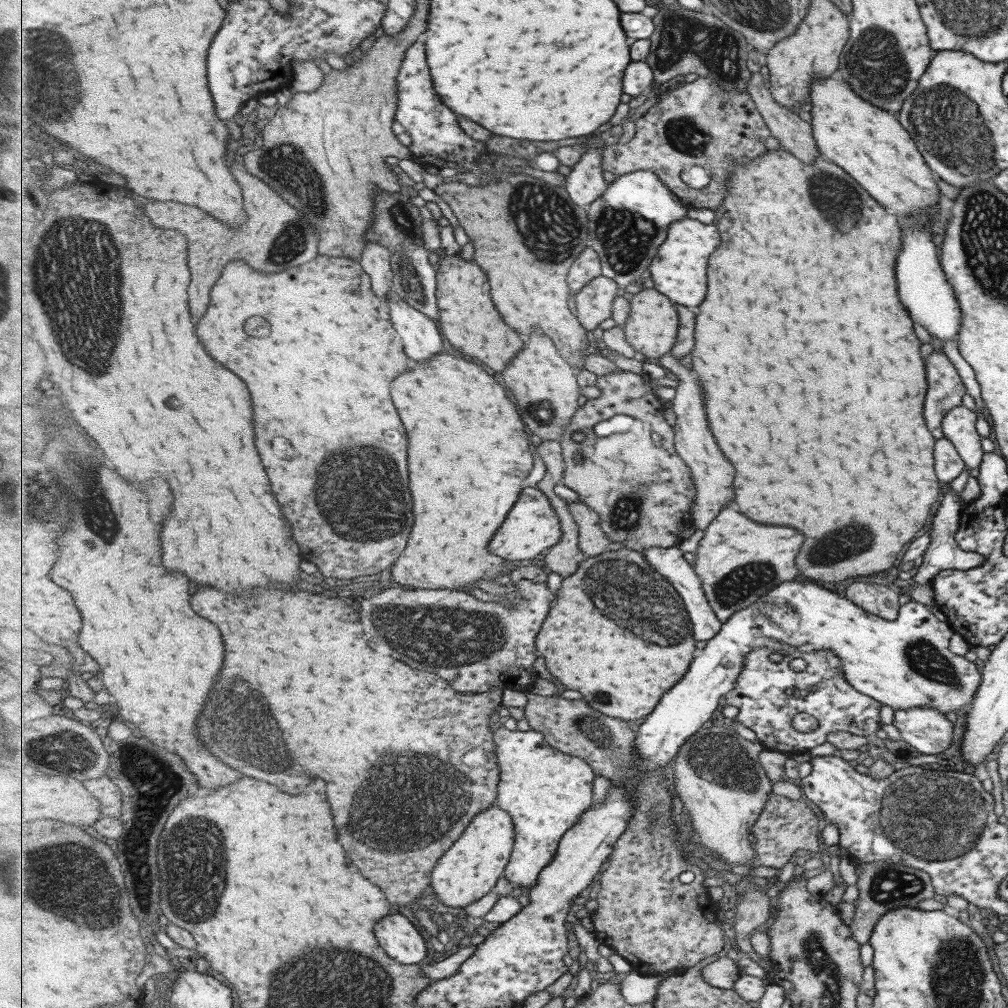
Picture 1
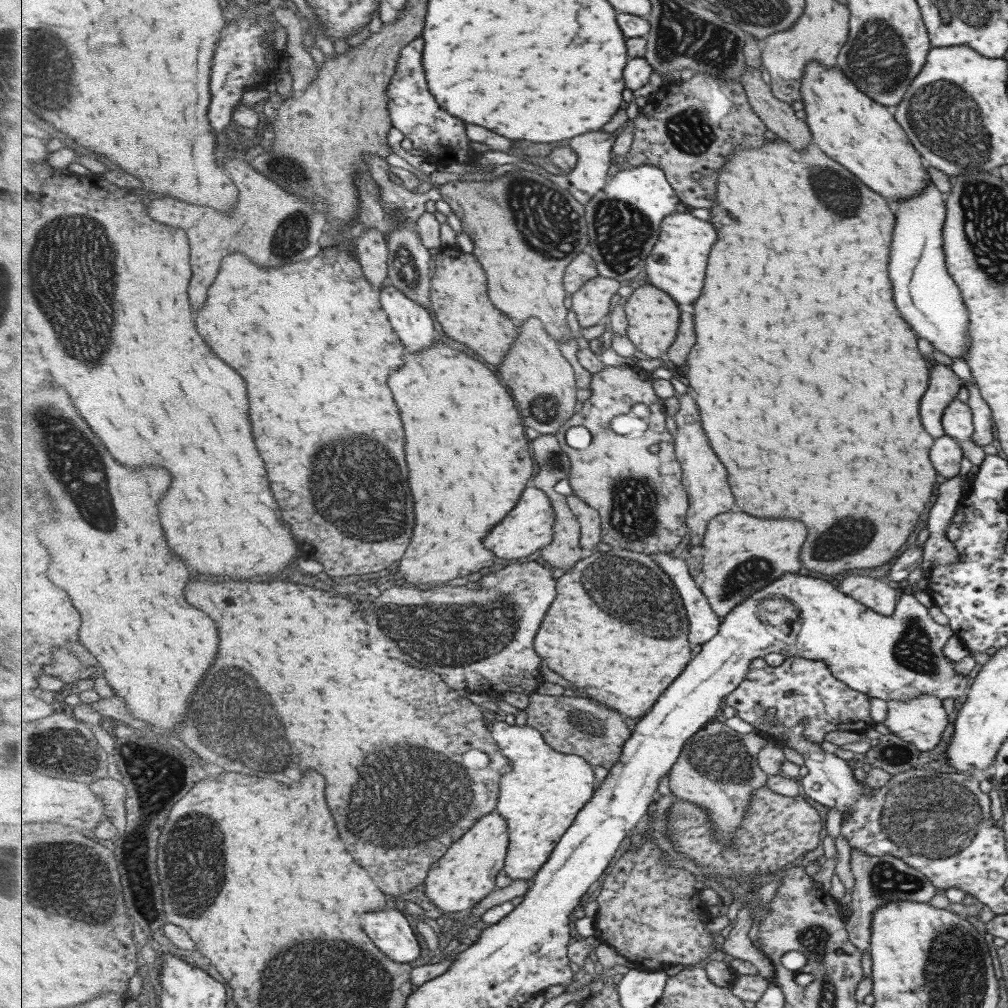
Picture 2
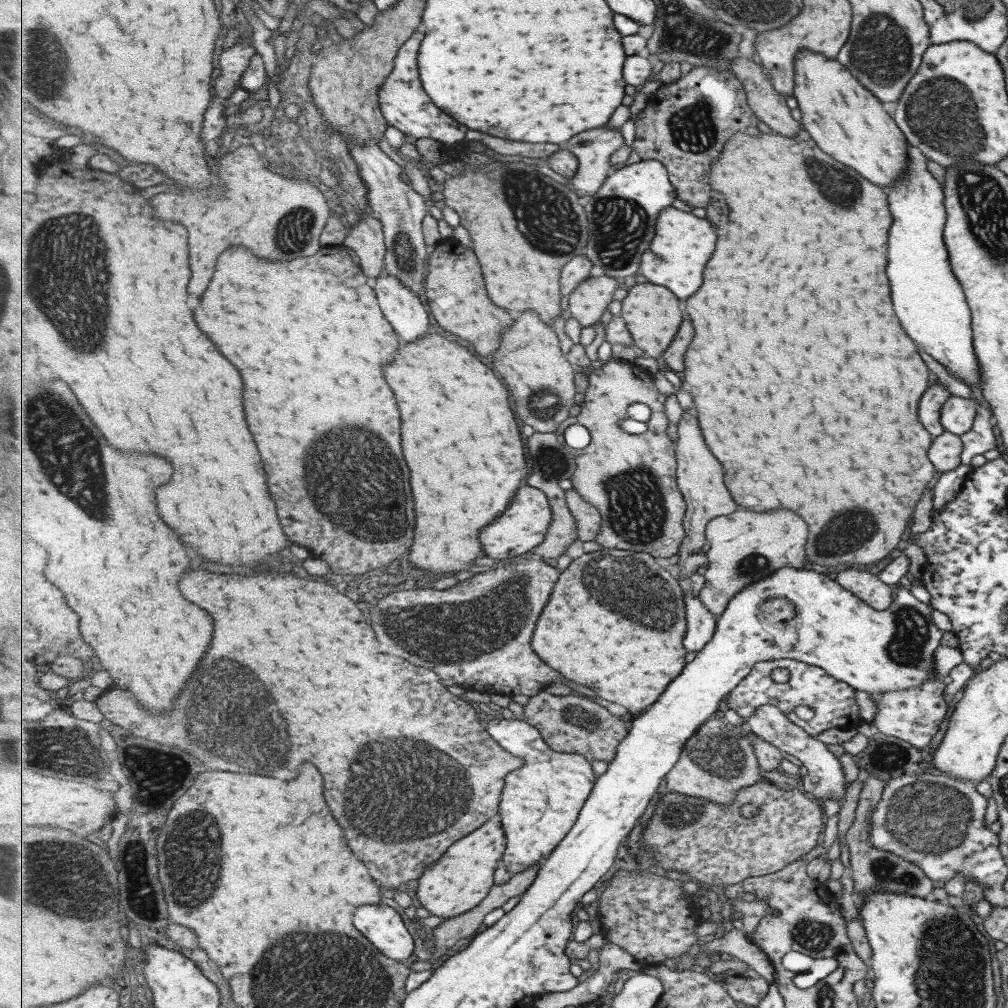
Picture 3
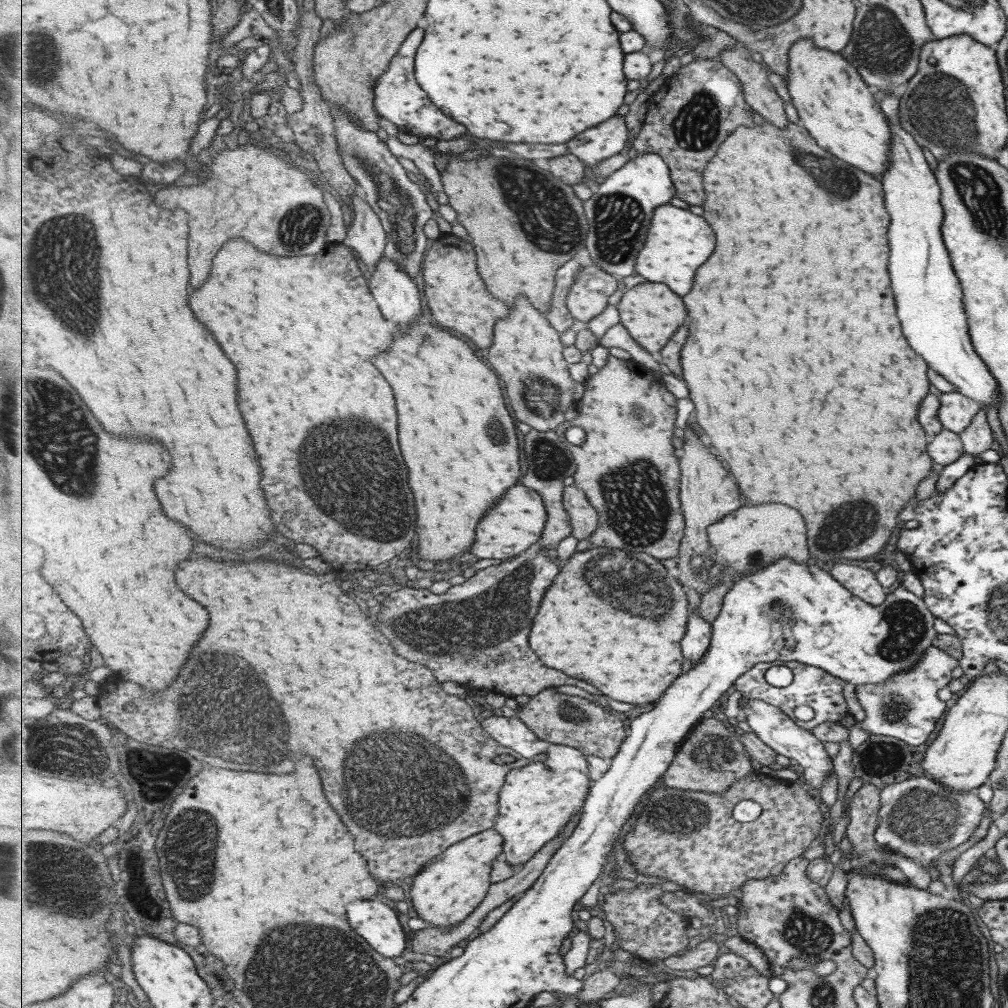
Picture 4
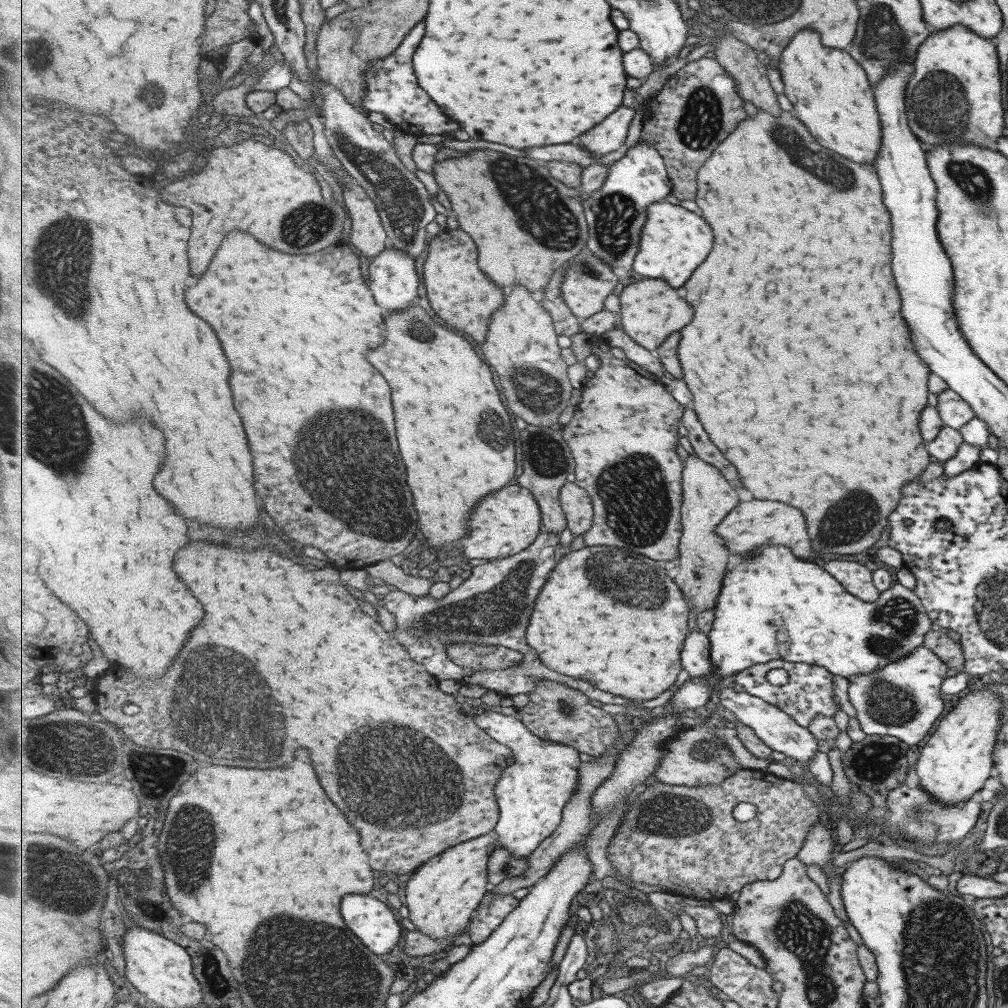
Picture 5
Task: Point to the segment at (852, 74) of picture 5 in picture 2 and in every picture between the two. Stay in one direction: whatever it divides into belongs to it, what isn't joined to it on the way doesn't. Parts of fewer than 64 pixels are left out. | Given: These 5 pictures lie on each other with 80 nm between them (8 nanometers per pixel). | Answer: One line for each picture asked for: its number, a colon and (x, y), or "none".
2: (853, 130)
3: (844, 119)
4: (842, 113)

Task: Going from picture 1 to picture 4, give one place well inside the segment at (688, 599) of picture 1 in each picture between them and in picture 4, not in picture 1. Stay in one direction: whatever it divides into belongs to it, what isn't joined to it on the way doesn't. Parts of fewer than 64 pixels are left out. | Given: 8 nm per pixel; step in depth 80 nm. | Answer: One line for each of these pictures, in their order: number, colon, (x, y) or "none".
2: (704, 623)
3: (702, 624)
4: (696, 642)

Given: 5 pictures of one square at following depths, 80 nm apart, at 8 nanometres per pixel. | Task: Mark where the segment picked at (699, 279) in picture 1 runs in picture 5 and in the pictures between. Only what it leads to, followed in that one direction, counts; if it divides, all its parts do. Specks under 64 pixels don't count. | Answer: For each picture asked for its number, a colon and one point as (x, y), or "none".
2: (677, 265)
3: (683, 243)
4: (679, 243)
5: (675, 241)

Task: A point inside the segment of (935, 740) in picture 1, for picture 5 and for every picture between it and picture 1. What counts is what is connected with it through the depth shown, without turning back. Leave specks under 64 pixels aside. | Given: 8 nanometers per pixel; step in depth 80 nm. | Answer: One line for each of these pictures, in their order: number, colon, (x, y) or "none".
2: (919, 721)
3: (913, 714)
4: (906, 707)
5: (902, 699)

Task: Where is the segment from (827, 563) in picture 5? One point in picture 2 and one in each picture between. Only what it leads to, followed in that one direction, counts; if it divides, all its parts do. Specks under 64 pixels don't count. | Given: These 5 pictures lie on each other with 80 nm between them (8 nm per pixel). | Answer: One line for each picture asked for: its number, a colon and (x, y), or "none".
2: (875, 594)
3: (865, 586)
4: (860, 582)

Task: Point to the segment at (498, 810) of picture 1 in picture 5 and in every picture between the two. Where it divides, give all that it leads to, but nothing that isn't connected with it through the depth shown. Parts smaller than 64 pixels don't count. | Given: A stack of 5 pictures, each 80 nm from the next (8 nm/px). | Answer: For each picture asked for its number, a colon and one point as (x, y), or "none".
2: (468, 873)
3: (457, 883)
4: (446, 891)
5: (442, 895)

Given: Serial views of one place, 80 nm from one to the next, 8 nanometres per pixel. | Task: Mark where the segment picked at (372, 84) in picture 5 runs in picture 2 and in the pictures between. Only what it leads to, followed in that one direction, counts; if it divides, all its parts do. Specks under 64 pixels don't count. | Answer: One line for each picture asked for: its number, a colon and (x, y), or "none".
2: (413, 109)
3: (406, 105)
4: (398, 97)

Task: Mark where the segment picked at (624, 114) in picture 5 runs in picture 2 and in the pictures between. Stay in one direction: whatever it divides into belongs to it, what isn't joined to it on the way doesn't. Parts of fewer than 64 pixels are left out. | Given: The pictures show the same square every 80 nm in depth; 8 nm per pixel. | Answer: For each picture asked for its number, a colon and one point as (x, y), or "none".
2: (590, 176)
3: (594, 149)
4: (600, 143)

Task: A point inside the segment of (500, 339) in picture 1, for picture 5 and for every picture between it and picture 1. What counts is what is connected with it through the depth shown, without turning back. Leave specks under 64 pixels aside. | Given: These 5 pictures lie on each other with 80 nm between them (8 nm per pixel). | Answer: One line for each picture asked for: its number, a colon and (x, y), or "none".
2: (460, 301)
3: (455, 288)
4: (455, 292)
5: (465, 297)

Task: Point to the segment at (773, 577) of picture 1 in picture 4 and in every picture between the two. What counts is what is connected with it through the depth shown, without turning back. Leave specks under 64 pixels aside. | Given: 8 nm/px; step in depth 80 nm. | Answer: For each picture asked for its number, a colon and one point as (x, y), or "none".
2: (741, 554)
3: (745, 547)
4: (747, 541)

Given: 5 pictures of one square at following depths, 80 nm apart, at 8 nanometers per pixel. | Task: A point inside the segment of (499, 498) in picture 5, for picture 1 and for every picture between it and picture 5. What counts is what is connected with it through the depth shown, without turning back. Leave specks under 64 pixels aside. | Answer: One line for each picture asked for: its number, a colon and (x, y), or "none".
1: (535, 526)
2: (530, 528)
3: (524, 526)
4: (519, 520)

